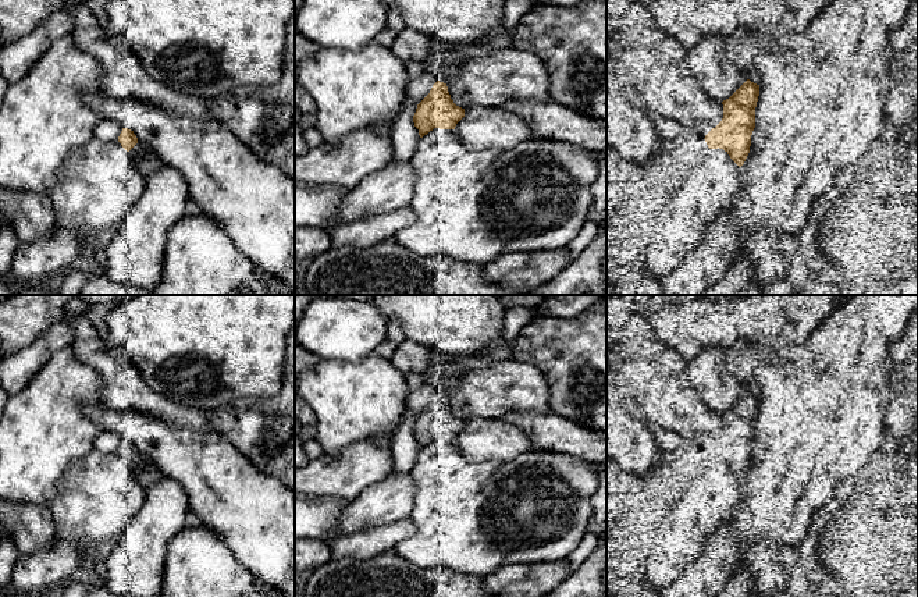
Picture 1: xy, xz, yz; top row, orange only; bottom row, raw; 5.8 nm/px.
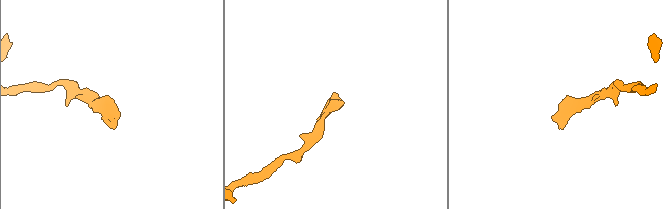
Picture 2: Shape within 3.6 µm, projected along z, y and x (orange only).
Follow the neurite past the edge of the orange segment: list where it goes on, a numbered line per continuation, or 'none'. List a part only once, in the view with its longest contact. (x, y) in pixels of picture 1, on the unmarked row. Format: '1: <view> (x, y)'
1: xy (146, 472)

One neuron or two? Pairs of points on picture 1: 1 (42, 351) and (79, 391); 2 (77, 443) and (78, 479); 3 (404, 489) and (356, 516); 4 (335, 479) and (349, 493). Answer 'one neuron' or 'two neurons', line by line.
1: two neurons
2: two neurons
3: one neuron
4: one neuron

